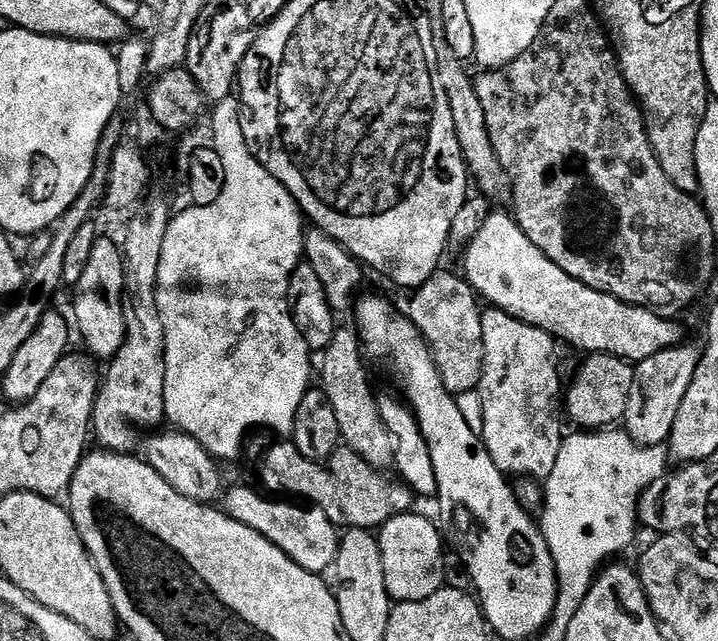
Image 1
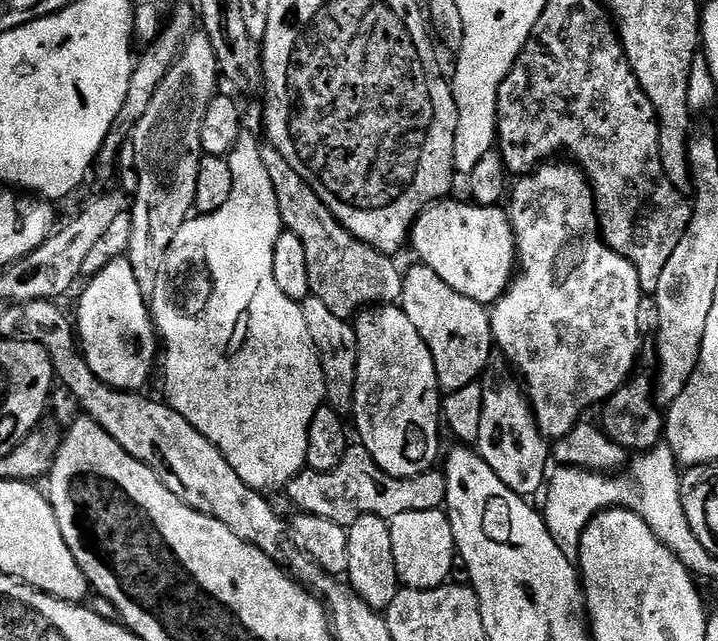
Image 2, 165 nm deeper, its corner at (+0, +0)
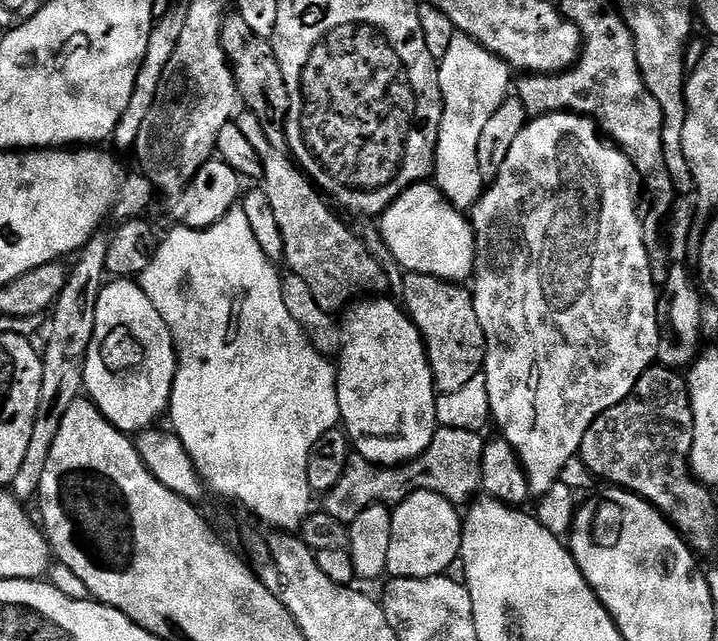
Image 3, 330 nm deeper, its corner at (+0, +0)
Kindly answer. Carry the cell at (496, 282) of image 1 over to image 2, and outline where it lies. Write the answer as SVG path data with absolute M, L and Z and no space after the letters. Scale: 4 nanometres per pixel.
M452 199L437 200L421 212L416 225L412 227L410 248L420 255L417 256L419 263L434 270L434 274L438 274L438 278L442 278L446 286L454 286L458 294L466 294L466 298L474 298L474 302L491 306L504 295L518 268L516 234L512 229L511 219L503 207L485 206L475 202L463 204L460 200Z

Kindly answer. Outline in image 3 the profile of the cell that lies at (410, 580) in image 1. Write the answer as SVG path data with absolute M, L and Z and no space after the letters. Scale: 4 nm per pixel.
M415 492L392 508L392 533L388 572L393 577L434 578L447 573L448 567L460 558L462 516L457 505L433 492Z

